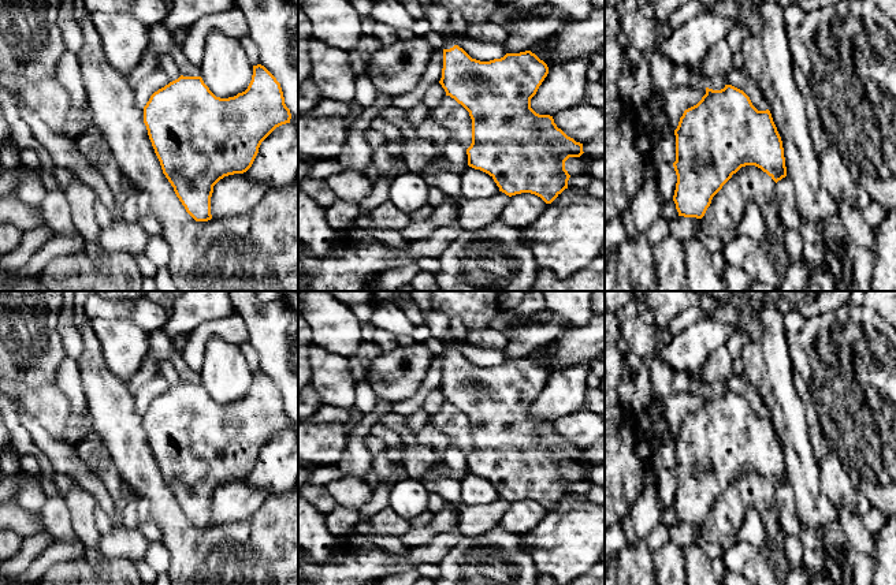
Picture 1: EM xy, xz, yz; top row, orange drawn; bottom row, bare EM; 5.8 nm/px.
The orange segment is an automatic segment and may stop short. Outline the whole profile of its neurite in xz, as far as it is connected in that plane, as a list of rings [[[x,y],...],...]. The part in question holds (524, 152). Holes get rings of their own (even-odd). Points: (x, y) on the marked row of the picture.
[[[451,34],[445,44],[439,83],[446,96],[461,104],[472,119],[468,165],[488,174],[499,191],[509,197],[531,193],[551,204],[568,189],[570,176],[588,171],[592,159],[583,152],[583,144],[557,127],[553,116],[539,115],[531,108],[531,98],[549,74],[547,64],[531,51],[480,62],[457,45],[460,37]]]

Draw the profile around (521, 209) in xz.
[[[516,194],[506,202],[499,219],[514,228],[523,230],[533,223],[546,206],[547,204],[535,194]]]

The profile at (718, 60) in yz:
[[[726,40],[715,42],[700,64],[699,78],[706,83],[715,75],[730,70],[733,52]]]

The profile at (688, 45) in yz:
[[[711,11],[689,18],[670,37],[657,45],[658,51],[673,64],[691,72],[702,64],[711,46],[725,40],[739,22]]]

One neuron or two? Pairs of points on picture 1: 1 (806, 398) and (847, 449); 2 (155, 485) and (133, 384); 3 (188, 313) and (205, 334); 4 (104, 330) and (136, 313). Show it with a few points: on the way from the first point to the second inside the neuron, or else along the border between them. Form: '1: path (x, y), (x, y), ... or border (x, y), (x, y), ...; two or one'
1: border (803, 380), (826, 440); two
2: border (125, 383), (133, 395); two
3: border (229, 315), (220, 319), (204, 320), (188, 334); two
4: border (92, 319), (127, 319), (148, 334); two

